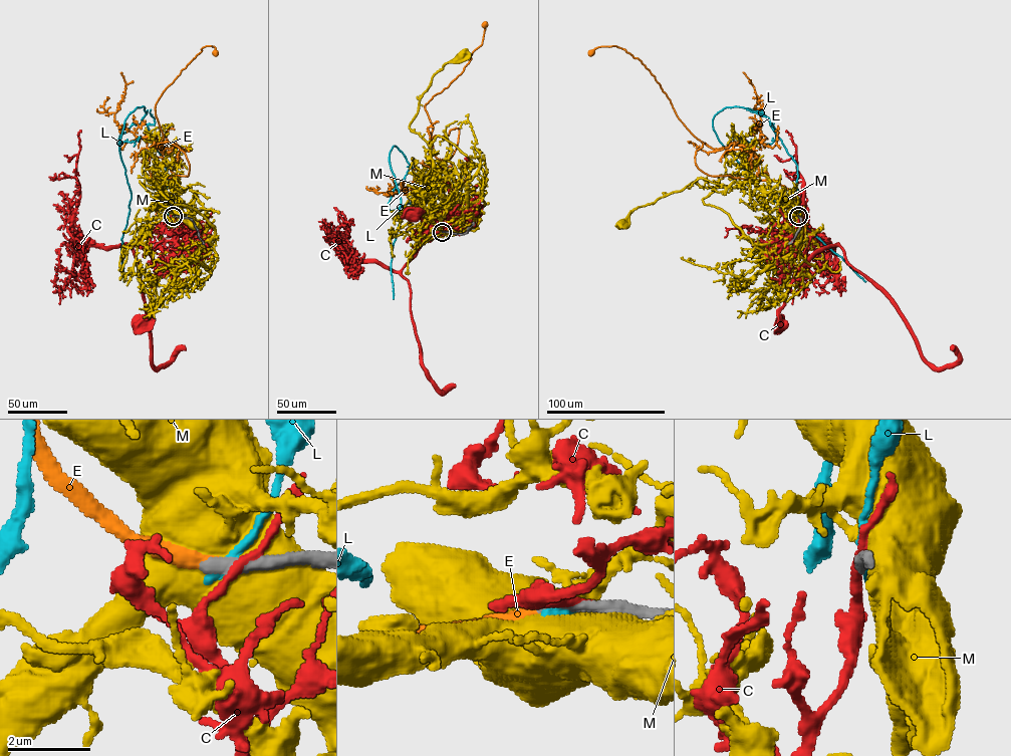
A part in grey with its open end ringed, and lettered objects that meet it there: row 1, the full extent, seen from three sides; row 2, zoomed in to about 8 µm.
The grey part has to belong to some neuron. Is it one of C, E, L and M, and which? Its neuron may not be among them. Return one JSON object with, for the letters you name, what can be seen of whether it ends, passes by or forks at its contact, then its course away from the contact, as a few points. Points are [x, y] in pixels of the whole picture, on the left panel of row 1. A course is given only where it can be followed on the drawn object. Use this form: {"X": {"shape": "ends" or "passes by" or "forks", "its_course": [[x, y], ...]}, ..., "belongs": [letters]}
{"E": {"shape": "ends", "its_course": [[173, 216], [152, 181], [187, 176], [189, 164], [173, 144], [160, 149], [155, 105], [202, 47], [216, 52]]}, "belongs": ["E"]}

